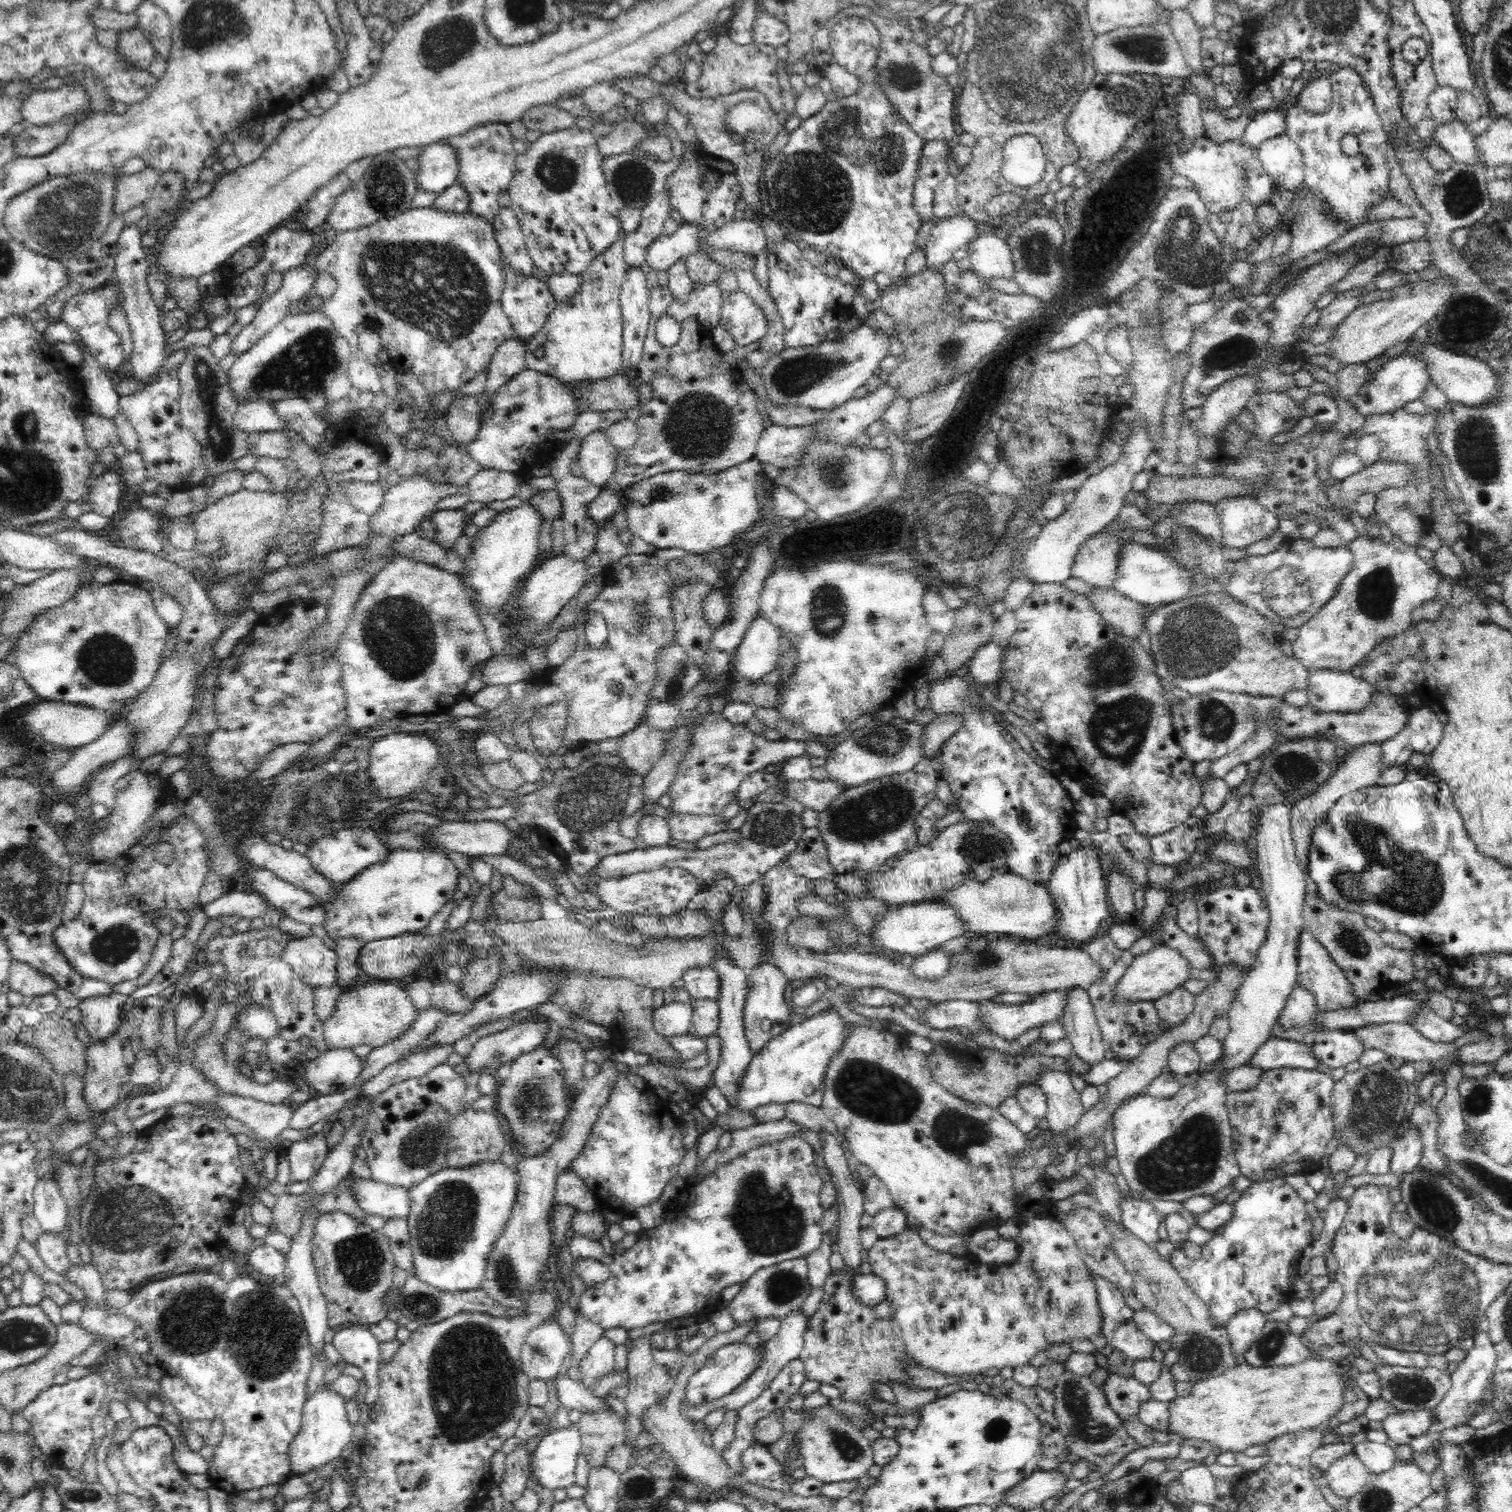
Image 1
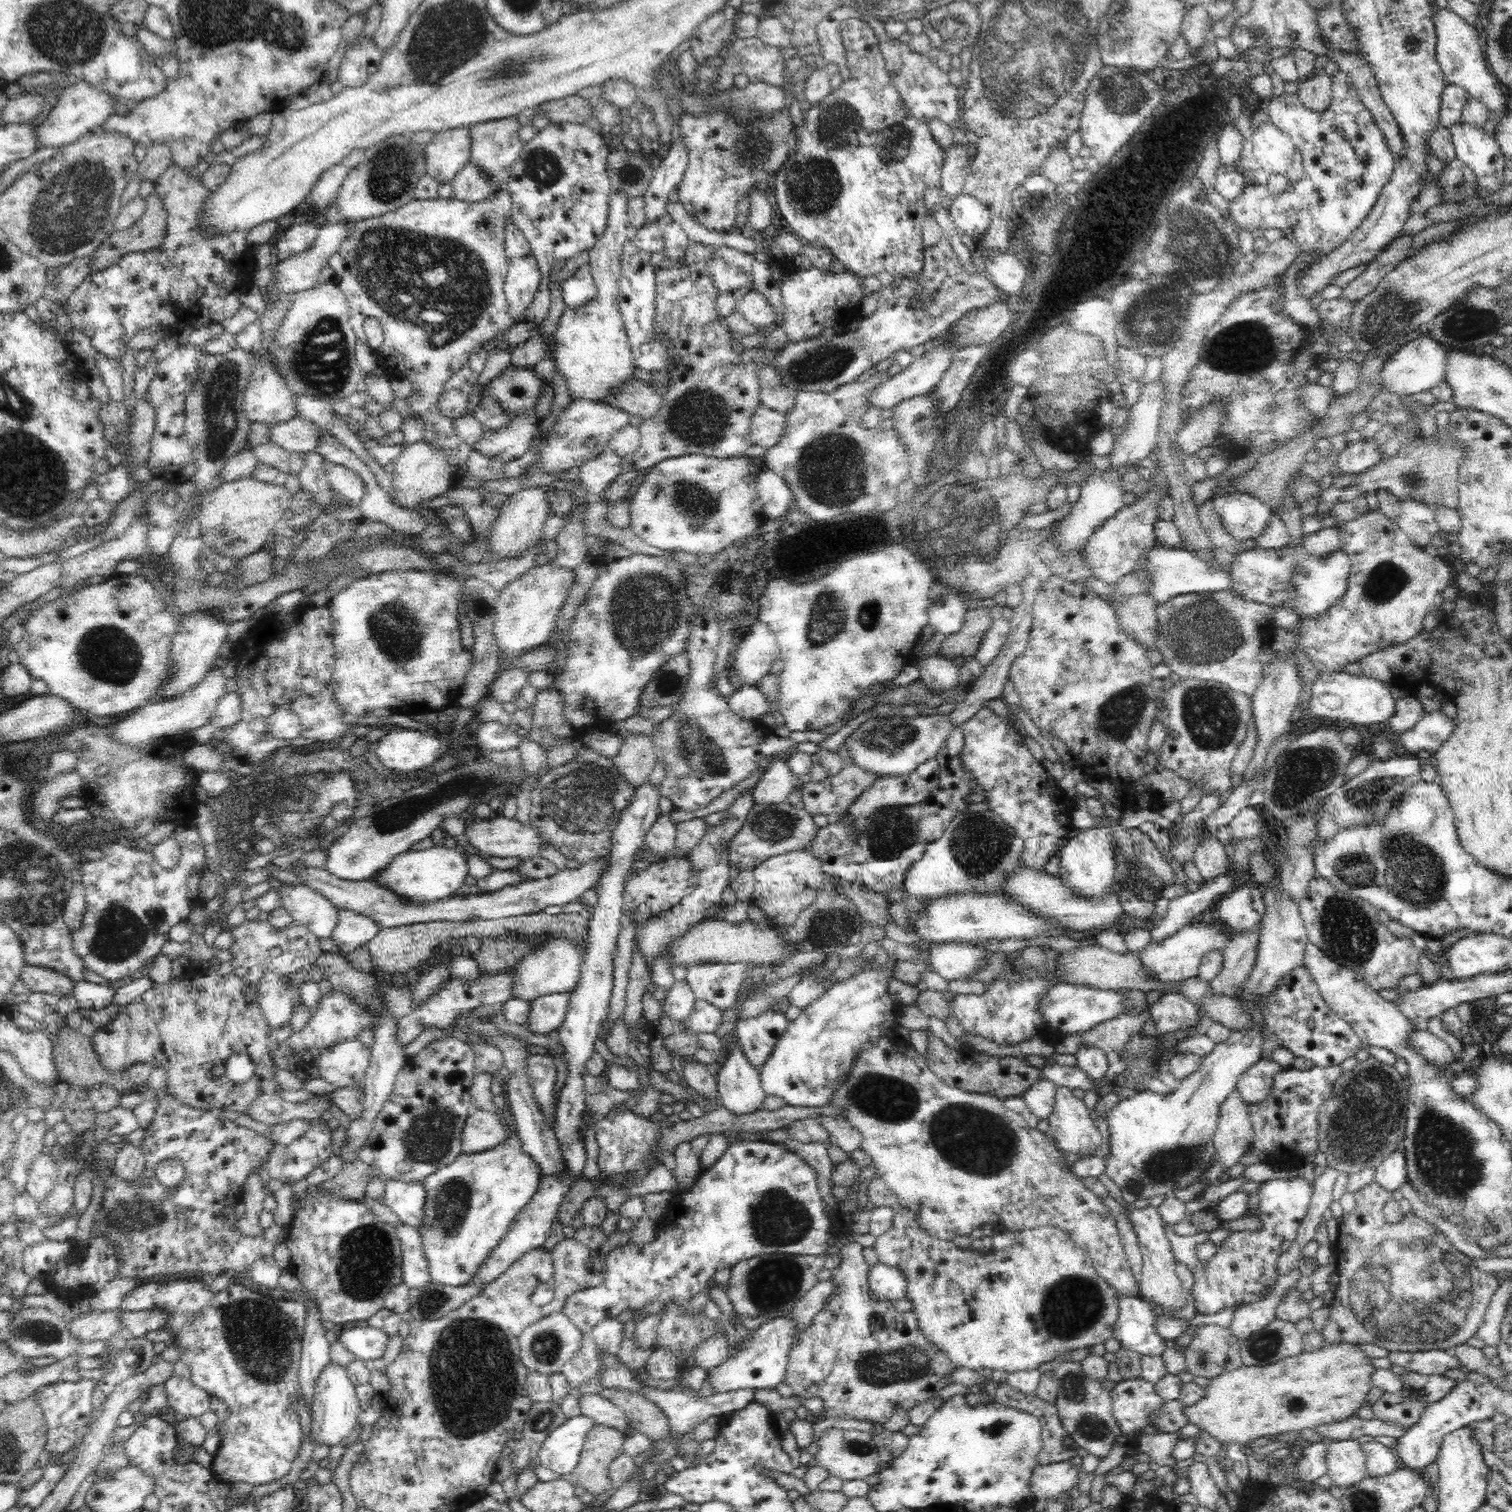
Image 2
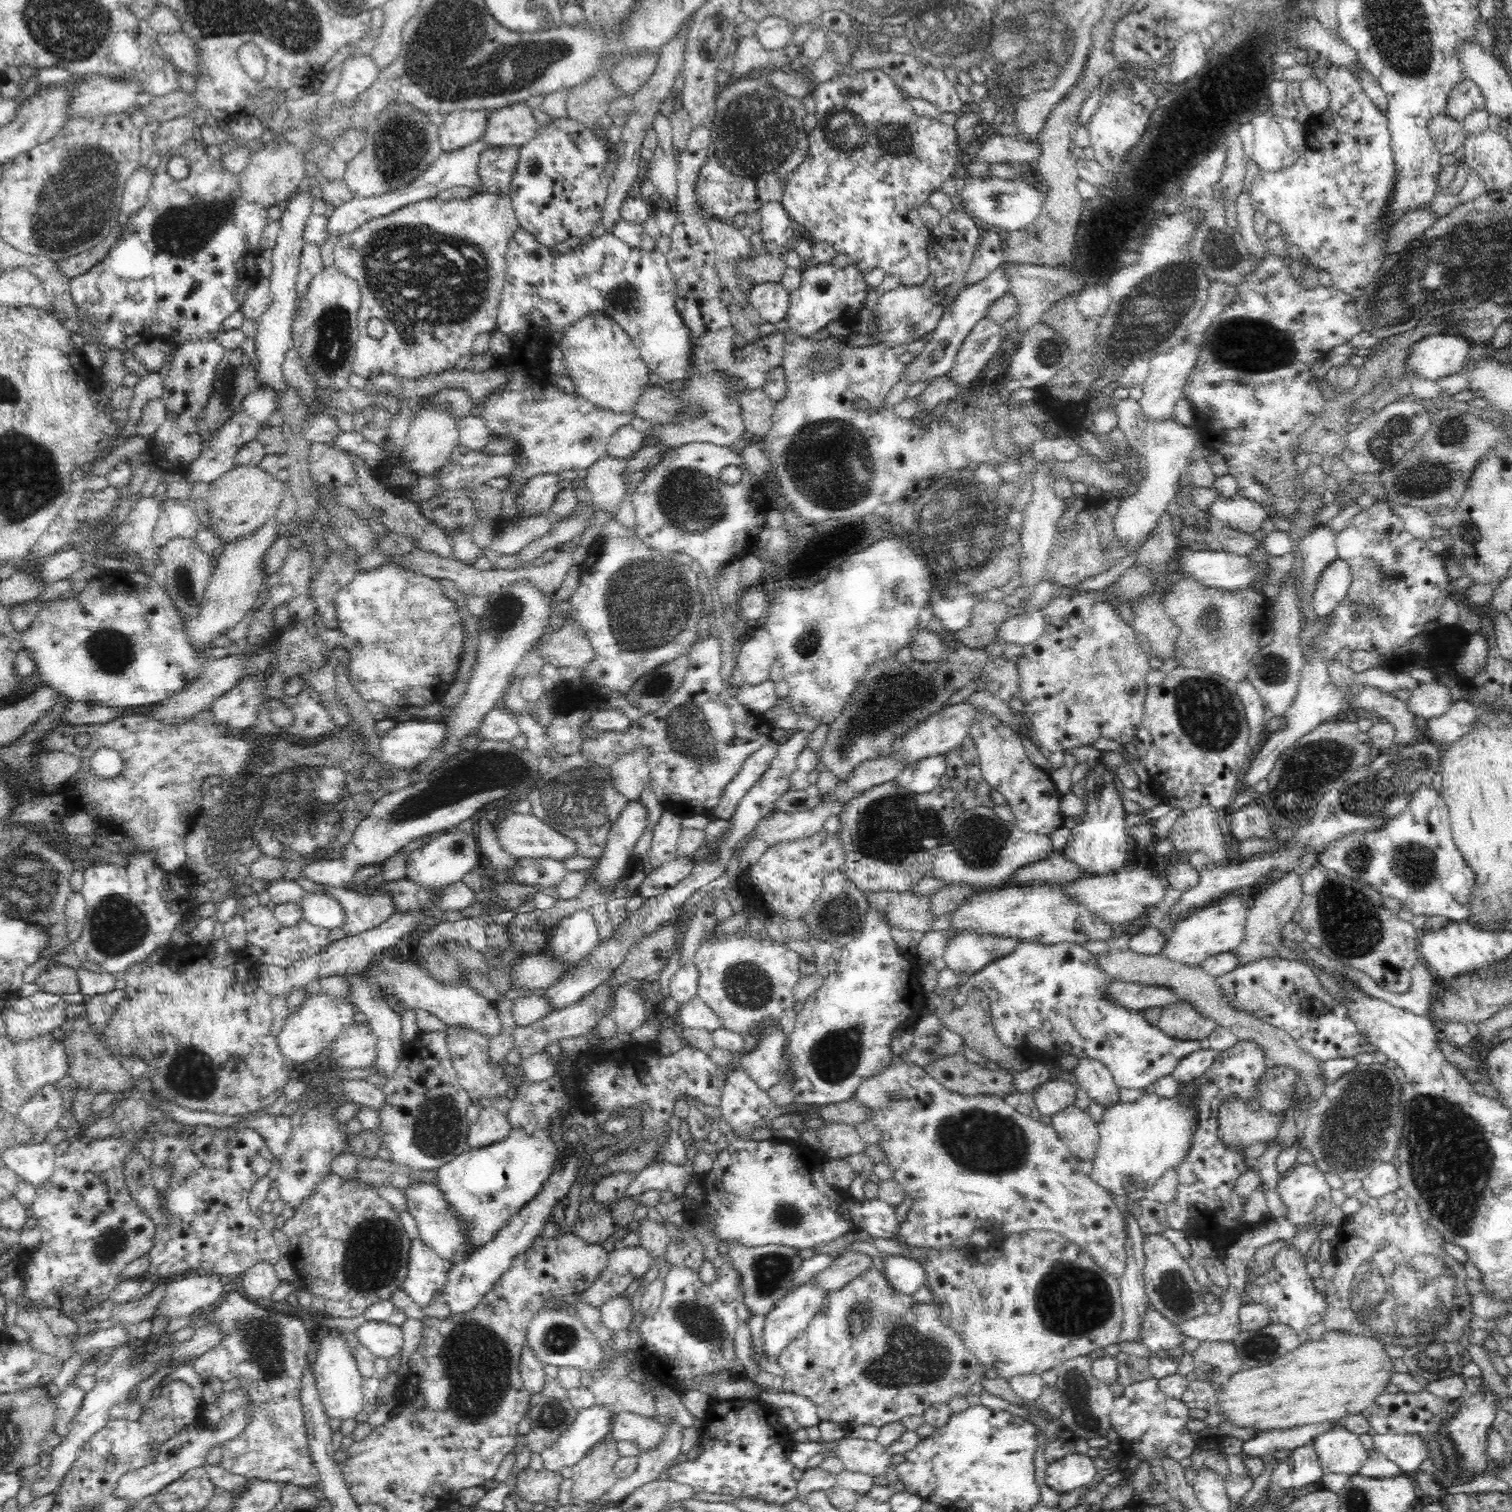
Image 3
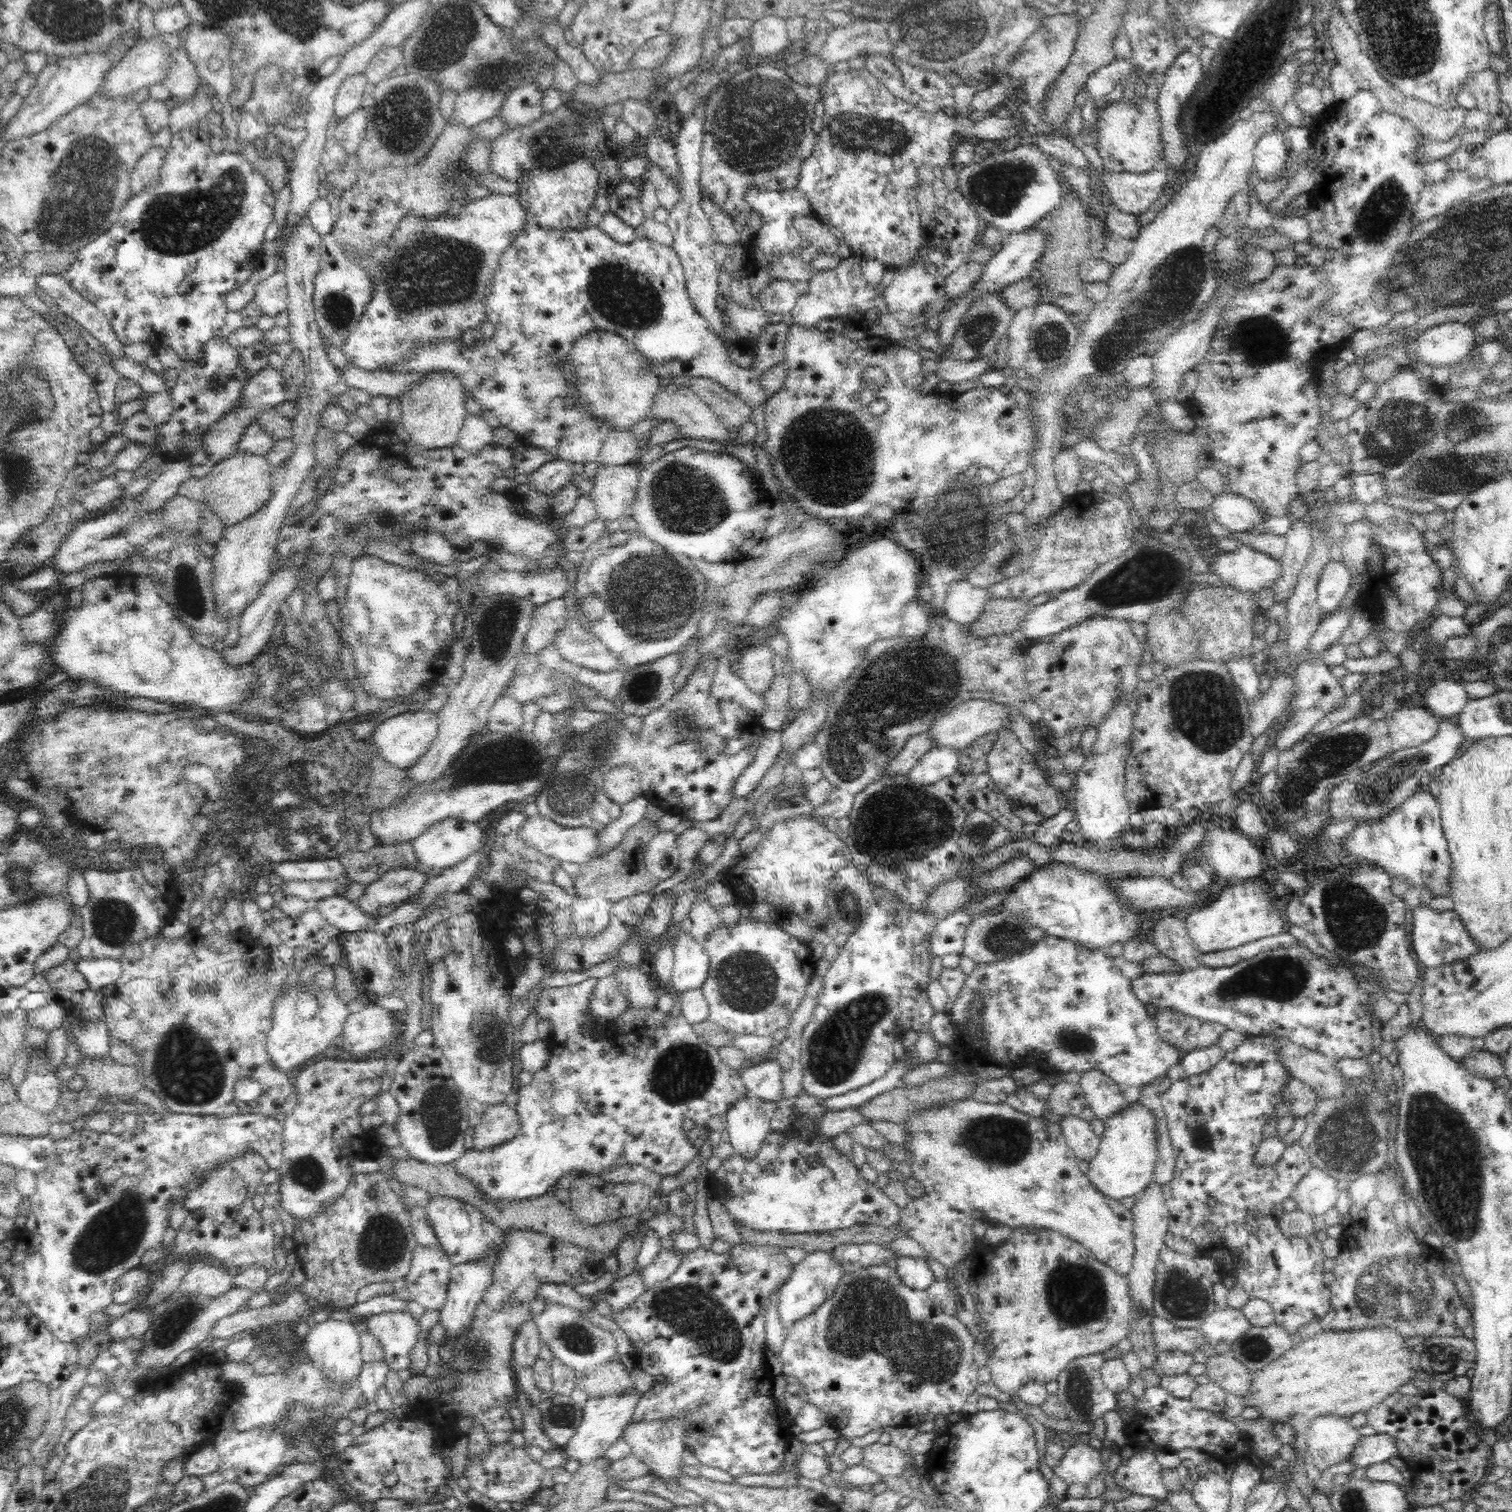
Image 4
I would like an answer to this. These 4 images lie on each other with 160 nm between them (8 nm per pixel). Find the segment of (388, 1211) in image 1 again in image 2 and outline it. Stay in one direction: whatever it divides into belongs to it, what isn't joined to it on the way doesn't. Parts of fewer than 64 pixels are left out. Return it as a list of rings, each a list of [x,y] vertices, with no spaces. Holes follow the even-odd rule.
[[[385,1181],[384,1205],[391,1209],[404,1225],[420,1232],[423,1228],[426,1190],[423,1182]]]

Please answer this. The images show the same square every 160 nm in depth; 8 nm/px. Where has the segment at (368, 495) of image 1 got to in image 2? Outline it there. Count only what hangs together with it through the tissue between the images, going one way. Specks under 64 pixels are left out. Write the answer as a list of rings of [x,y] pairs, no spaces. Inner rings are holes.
[[[326,459],[323,460],[322,469],[330,486],[340,494],[340,497],[349,499],[356,506],[362,502],[364,481],[357,472]]]

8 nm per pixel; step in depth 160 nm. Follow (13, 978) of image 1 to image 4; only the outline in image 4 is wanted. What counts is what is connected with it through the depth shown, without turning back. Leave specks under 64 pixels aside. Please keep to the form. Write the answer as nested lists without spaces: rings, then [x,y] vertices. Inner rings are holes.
[[[69,958],[43,975],[55,993],[82,992],[89,988],[86,977],[78,970],[77,962]]]

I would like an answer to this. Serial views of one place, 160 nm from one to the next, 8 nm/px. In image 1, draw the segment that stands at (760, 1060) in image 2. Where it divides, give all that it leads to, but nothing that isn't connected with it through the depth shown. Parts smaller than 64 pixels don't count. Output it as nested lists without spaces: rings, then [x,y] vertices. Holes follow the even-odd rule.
[[[764,962],[764,964],[758,964],[758,966],[748,970],[748,975],[751,981],[744,1005],[743,1021],[745,1035],[754,1054],[760,1052],[770,1039],[778,1036],[790,1026],[792,1006],[787,1004],[786,998],[784,998],[788,978],[780,968],[769,962]]]

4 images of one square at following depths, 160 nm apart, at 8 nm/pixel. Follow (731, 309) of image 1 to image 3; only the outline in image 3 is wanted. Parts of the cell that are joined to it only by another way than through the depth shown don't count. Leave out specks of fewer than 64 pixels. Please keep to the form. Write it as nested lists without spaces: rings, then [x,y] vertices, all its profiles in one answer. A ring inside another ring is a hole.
[[[766,282],[754,285],[748,299],[764,322],[776,323],[788,314],[790,294],[781,283]]]

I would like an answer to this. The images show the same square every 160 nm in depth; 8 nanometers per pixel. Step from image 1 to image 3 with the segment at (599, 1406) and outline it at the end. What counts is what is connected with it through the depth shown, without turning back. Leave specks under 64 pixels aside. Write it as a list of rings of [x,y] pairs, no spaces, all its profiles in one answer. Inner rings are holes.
[[[615,1412],[612,1416],[610,1436],[618,1441],[633,1442],[641,1452],[654,1450],[666,1436],[662,1419],[648,1418],[631,1412]]]

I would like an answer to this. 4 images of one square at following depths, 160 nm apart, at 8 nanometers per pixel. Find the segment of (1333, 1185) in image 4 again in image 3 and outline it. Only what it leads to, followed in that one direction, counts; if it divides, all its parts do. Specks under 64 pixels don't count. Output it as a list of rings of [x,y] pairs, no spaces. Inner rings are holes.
[[[1303,1159],[1294,1172],[1278,1181],[1278,1193],[1288,1208],[1287,1220],[1304,1226],[1325,1217],[1333,1208],[1331,1188],[1316,1165]]]

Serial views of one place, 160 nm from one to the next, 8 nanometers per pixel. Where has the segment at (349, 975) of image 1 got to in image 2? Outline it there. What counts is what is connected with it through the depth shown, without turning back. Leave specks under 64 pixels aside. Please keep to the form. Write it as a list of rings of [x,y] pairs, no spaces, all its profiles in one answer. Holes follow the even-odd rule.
[[[339,910],[338,924],[334,927],[331,938],[339,946],[343,956],[354,952],[362,944],[372,940],[379,931],[376,921],[362,913],[352,910]]]

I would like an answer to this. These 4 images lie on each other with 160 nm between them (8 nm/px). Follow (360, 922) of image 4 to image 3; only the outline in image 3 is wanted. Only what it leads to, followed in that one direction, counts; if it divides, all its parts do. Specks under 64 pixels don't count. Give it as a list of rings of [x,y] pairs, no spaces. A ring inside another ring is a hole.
[[[306,892],[306,896],[298,904],[302,907],[302,919],[306,919],[311,925],[328,930],[344,926],[344,907],[340,901],[326,893]]]

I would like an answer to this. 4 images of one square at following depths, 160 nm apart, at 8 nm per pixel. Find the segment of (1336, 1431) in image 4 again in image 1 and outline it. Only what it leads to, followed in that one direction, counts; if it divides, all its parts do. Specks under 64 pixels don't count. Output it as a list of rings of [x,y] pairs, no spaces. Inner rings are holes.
[[[1354,1452],[1346,1454],[1344,1458],[1338,1458],[1324,1472],[1324,1475],[1327,1480],[1327,1486],[1335,1494],[1342,1498],[1350,1498],[1366,1484],[1371,1474]]]

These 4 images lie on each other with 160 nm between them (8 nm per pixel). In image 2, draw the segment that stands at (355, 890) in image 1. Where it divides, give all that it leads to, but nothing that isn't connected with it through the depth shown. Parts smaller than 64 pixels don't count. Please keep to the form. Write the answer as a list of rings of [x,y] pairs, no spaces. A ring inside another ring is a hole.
[[[436,846],[428,850],[407,851],[396,856],[391,864],[380,870],[373,878],[404,897],[406,901],[435,901],[444,897],[452,896],[464,883],[468,876],[468,861],[465,852],[457,848]]]

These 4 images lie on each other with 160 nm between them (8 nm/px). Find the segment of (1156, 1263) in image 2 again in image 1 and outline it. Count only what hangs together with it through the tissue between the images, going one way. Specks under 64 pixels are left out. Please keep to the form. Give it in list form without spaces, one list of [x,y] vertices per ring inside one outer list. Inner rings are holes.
[[[1121,1193],[1122,1225],[1134,1237],[1144,1241],[1150,1249],[1156,1250],[1156,1245],[1160,1241],[1158,1227],[1162,1215],[1149,1201],[1129,1197],[1133,1196]]]

